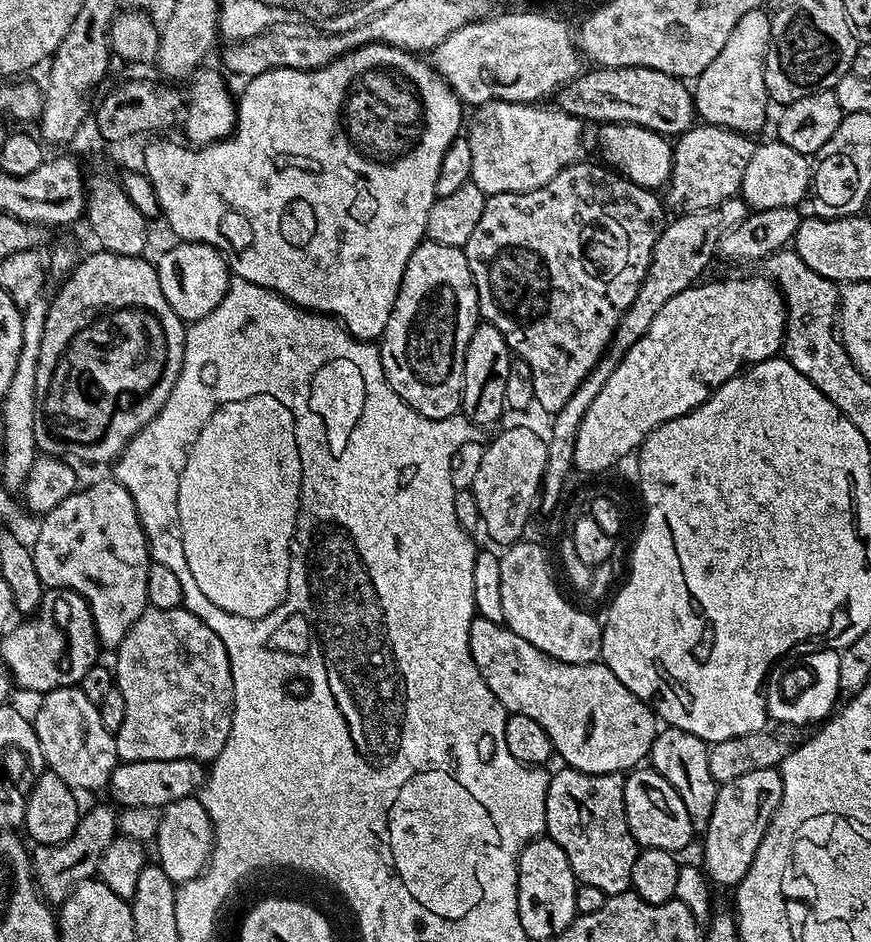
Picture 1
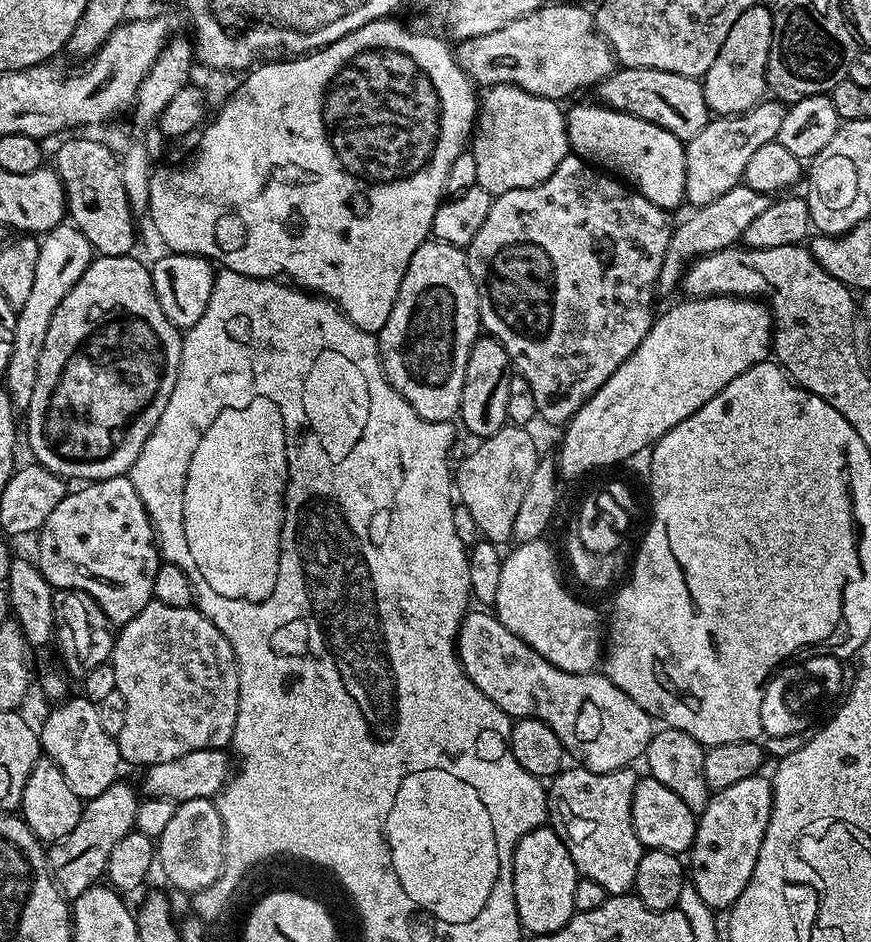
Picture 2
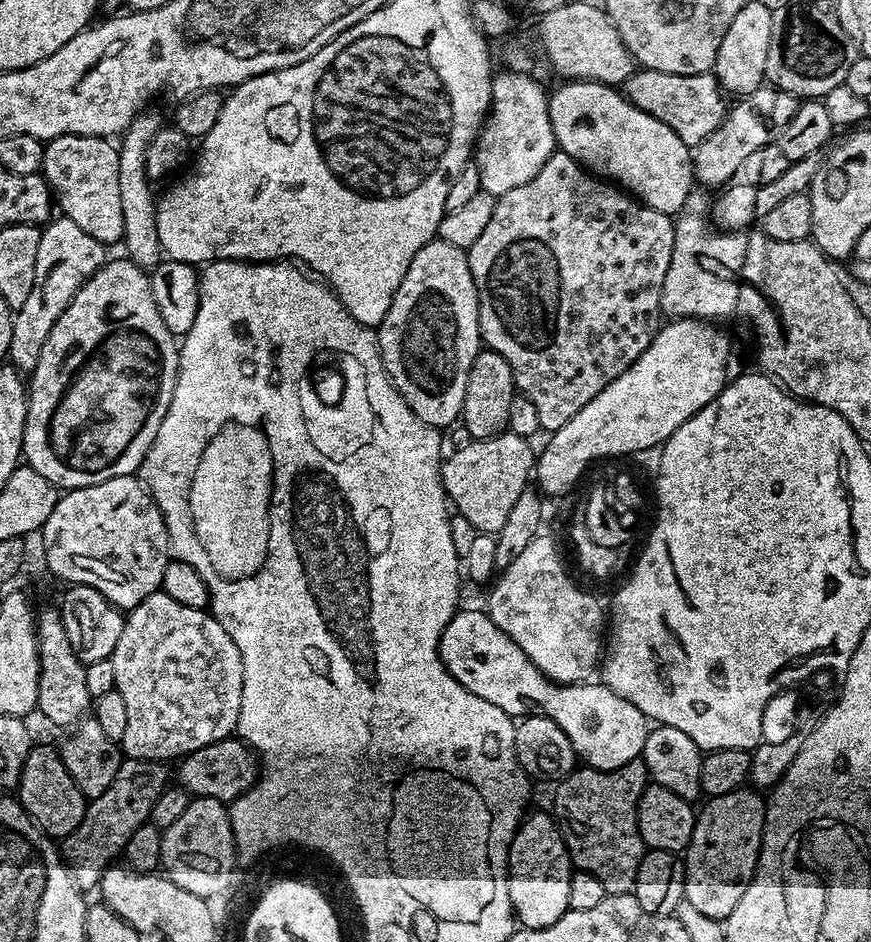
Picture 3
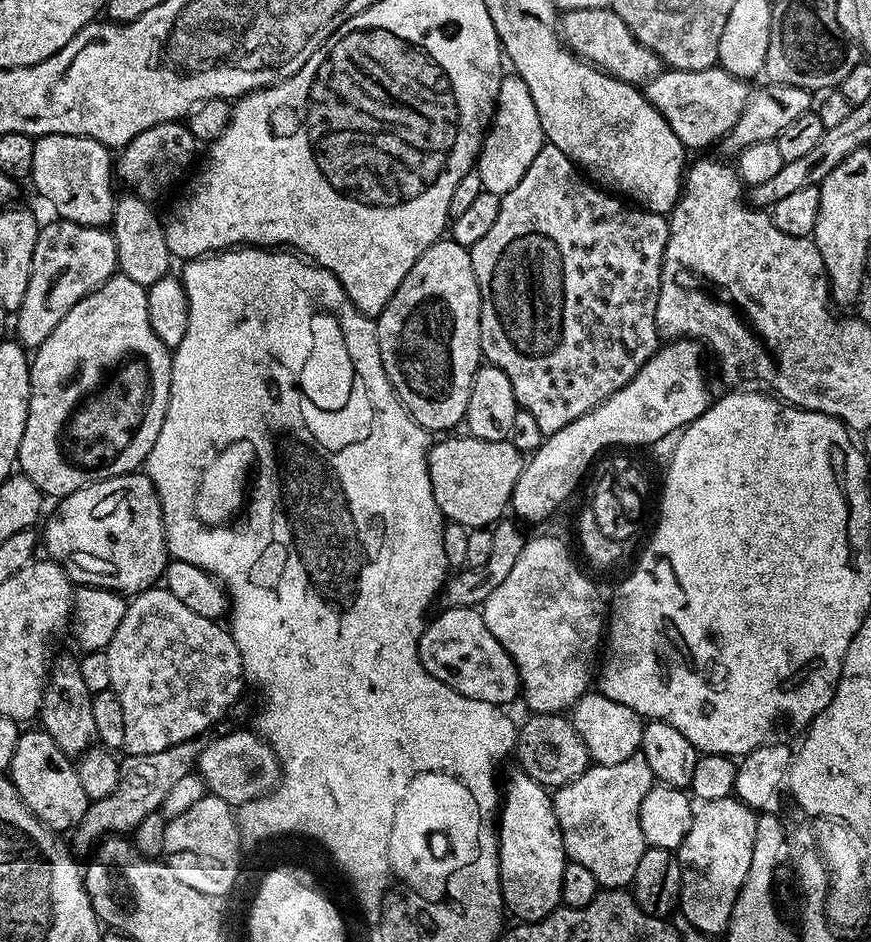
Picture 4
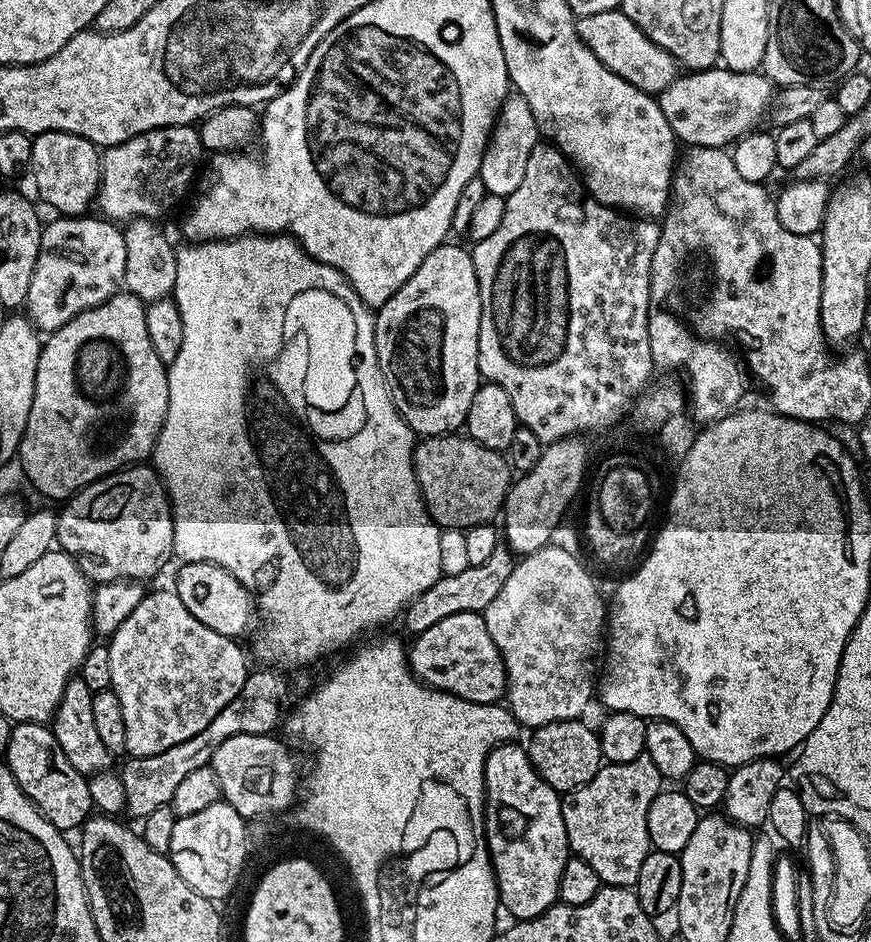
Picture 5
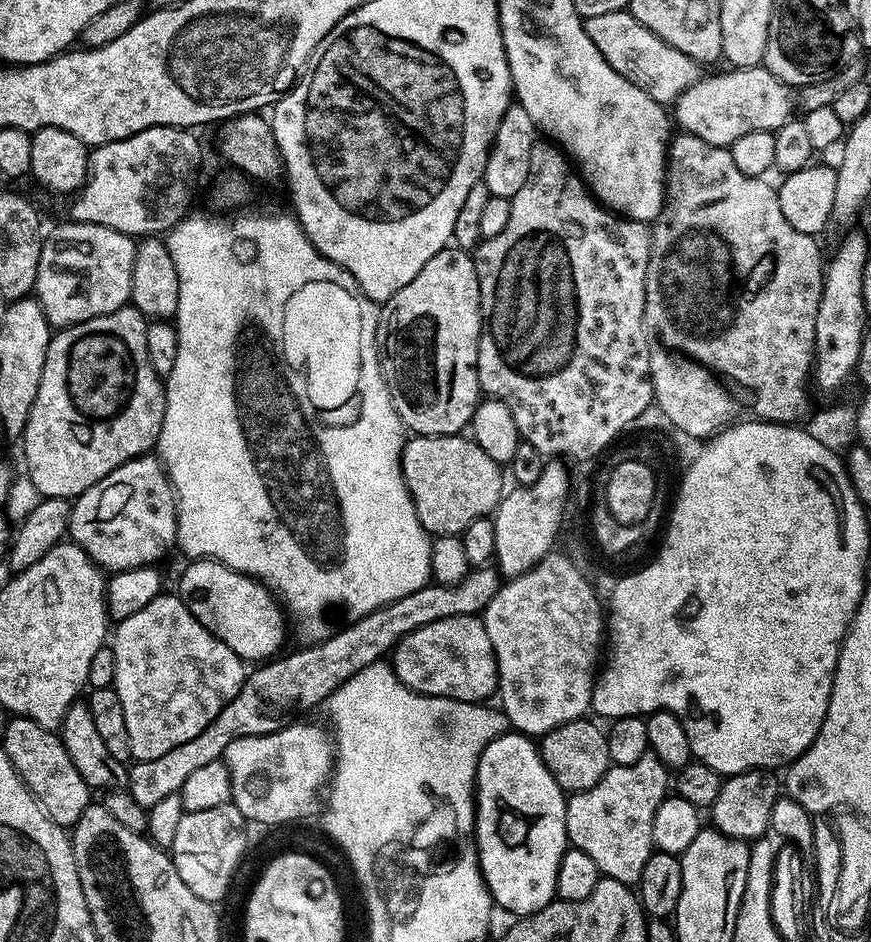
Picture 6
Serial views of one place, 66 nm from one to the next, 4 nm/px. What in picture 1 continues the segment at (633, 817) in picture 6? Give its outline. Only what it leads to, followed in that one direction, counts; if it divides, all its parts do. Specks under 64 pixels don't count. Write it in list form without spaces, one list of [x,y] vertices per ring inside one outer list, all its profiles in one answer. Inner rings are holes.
[[[567,766],[561,769],[551,773],[546,790],[547,839],[566,850],[570,870],[580,884],[598,886],[605,897],[629,891],[638,845],[626,818],[624,776],[618,772],[590,774]]]

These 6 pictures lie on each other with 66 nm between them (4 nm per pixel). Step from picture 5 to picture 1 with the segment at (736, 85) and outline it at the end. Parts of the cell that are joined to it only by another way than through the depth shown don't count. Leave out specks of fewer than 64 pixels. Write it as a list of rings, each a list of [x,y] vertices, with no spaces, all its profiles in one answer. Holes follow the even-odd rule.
[[[592,66],[581,71],[569,84],[565,84],[559,92],[555,93],[554,104],[560,111],[577,116],[582,122],[593,120],[596,126],[602,124],[633,124],[642,126],[651,132],[658,132],[665,138],[675,138],[680,136],[692,127],[697,119],[696,102],[694,92],[688,88],[683,79],[679,76],[662,74],[662,70],[650,70],[649,68],[639,68],[638,66],[622,66],[621,68],[602,68]]]

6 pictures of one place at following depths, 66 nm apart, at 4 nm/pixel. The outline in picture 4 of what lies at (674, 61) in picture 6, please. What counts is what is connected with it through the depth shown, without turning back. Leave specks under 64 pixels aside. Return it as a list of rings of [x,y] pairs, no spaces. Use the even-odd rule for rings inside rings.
[[[615,7],[570,10],[559,17],[558,31],[560,39],[575,56],[627,84],[643,86],[662,70],[659,58],[652,50],[642,46],[634,34],[630,34],[630,26],[618,18]]]

